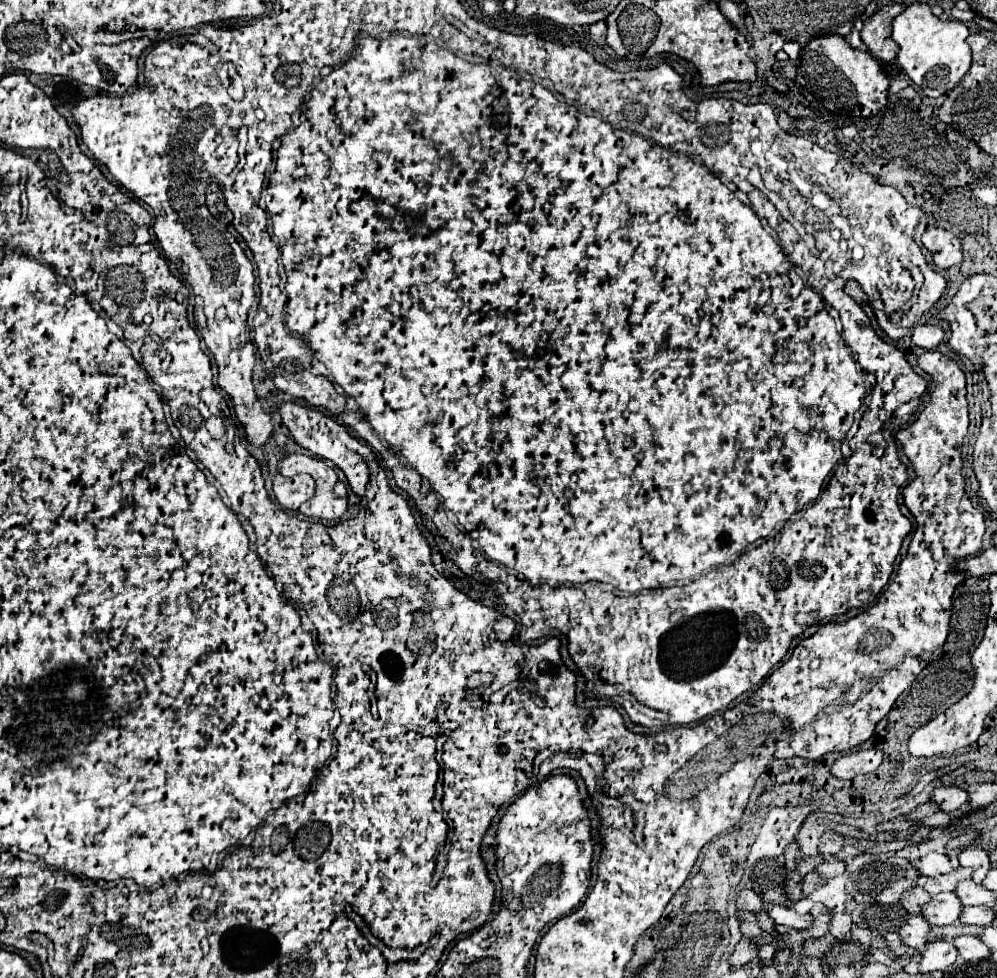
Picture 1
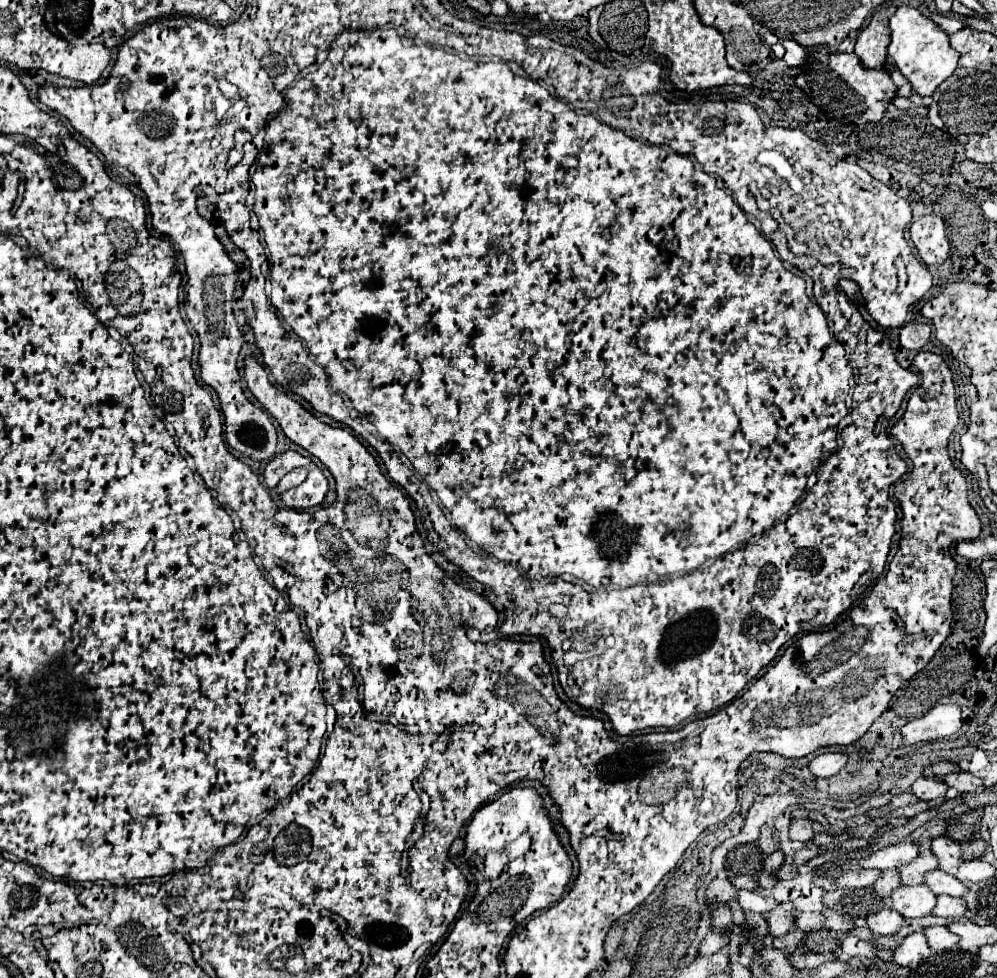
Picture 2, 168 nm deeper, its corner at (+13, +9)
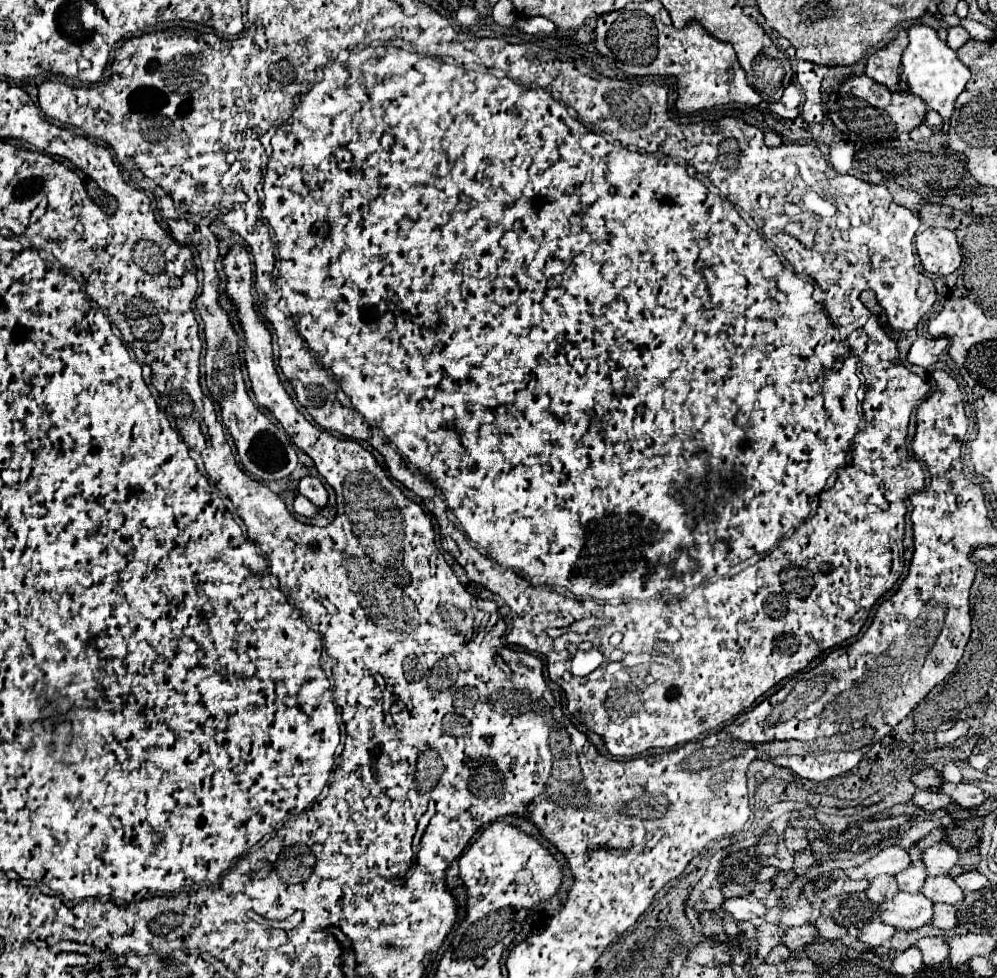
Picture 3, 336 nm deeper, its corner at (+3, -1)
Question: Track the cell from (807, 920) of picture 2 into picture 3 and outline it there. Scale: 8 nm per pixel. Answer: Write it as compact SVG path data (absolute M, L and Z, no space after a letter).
M800 925L800 927L790 927L790 929L786 929L786 931L784 931L784 937L780 939L780 943L786 945L788 949L796 951L798 947L812 943L814 937L816 937L814 925Z

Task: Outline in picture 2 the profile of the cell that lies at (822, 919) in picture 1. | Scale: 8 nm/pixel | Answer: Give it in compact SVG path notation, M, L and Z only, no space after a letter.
M780 903L774 913L768 913L768 925L770 925L770 933L774 937L782 937L788 931L794 929L796 925L796 915L794 915L794 905L792 903Z

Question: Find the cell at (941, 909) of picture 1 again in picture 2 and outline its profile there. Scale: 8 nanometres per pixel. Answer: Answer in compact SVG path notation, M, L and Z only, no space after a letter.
M902 885L890 897L892 897L892 909L906 919L932 915L936 907L936 895L928 889L928 885L916 885L916 887Z

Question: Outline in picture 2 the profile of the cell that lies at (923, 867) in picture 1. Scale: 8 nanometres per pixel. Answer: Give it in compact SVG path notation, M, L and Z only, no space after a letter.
M898 843L898 845L884 847L884 849L872 853L870 857L860 859L858 863L866 869L900 871L904 865L912 863L916 857L918 857L918 843Z

